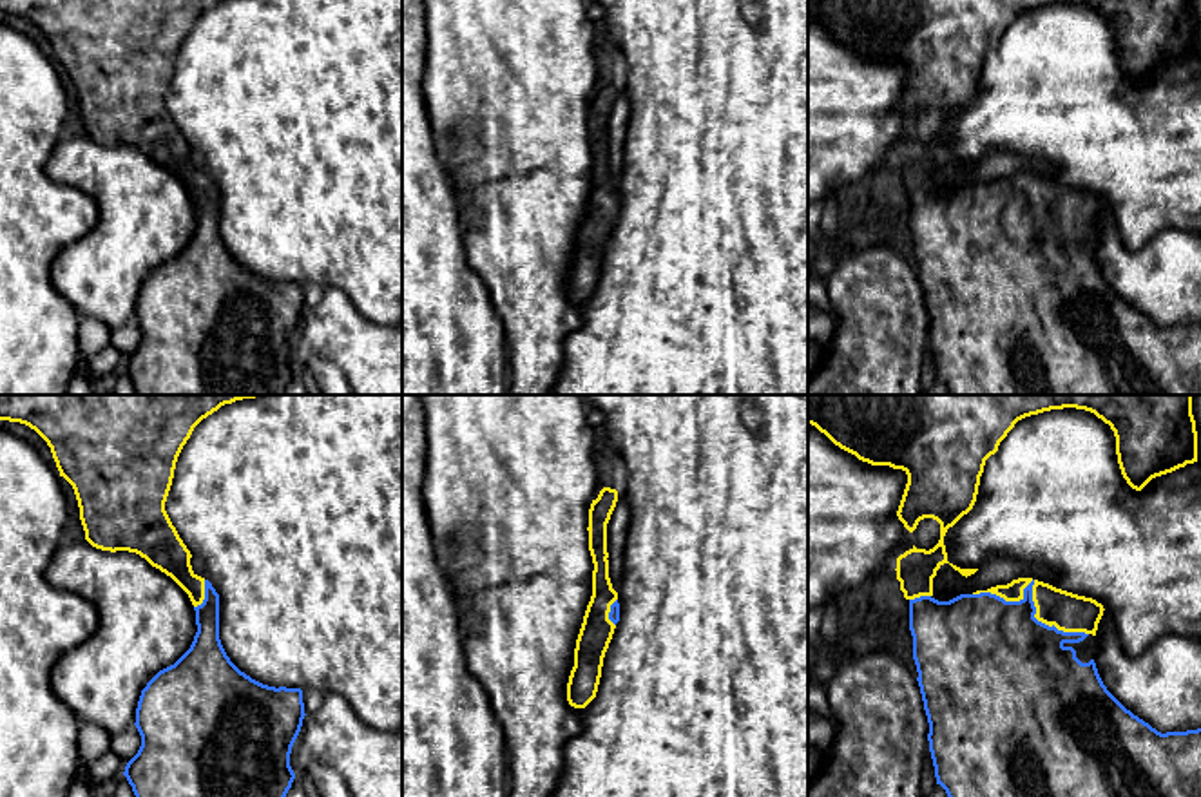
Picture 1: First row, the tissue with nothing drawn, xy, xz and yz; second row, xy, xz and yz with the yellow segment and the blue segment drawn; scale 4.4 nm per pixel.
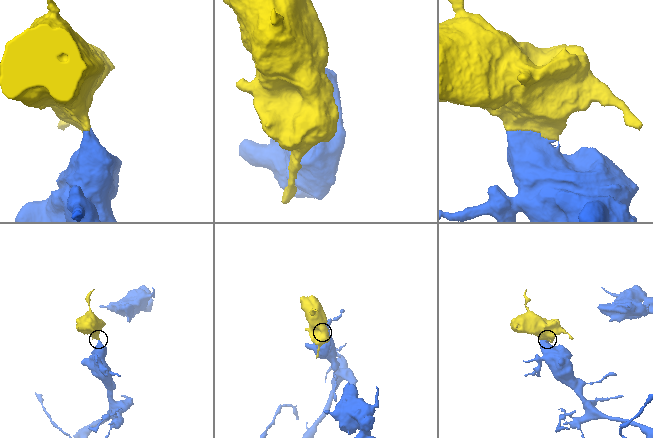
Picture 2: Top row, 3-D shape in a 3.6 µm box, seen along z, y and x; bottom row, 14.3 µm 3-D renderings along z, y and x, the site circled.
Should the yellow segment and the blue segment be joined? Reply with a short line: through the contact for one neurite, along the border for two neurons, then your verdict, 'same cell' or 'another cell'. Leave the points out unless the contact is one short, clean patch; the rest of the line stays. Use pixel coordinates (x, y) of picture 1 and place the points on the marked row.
same cell

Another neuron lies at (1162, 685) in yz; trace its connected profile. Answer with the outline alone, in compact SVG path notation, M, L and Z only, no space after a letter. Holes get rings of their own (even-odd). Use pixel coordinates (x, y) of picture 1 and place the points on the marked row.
M1101 616L1094 663L1107 690L1161 734L1201 728L1201 641L1168 634L1139 656L1129 656L1112 619Z

